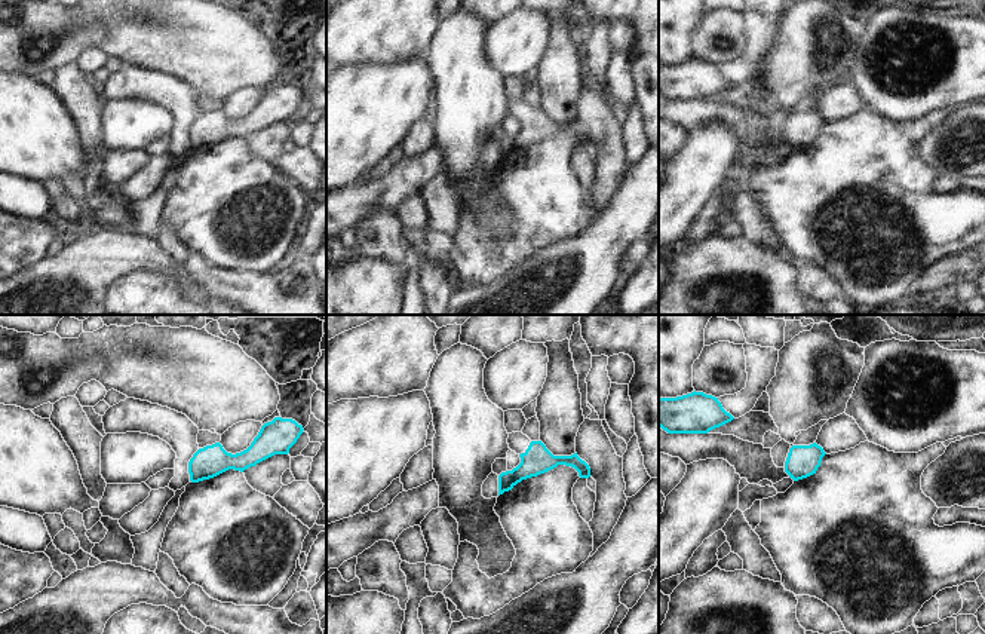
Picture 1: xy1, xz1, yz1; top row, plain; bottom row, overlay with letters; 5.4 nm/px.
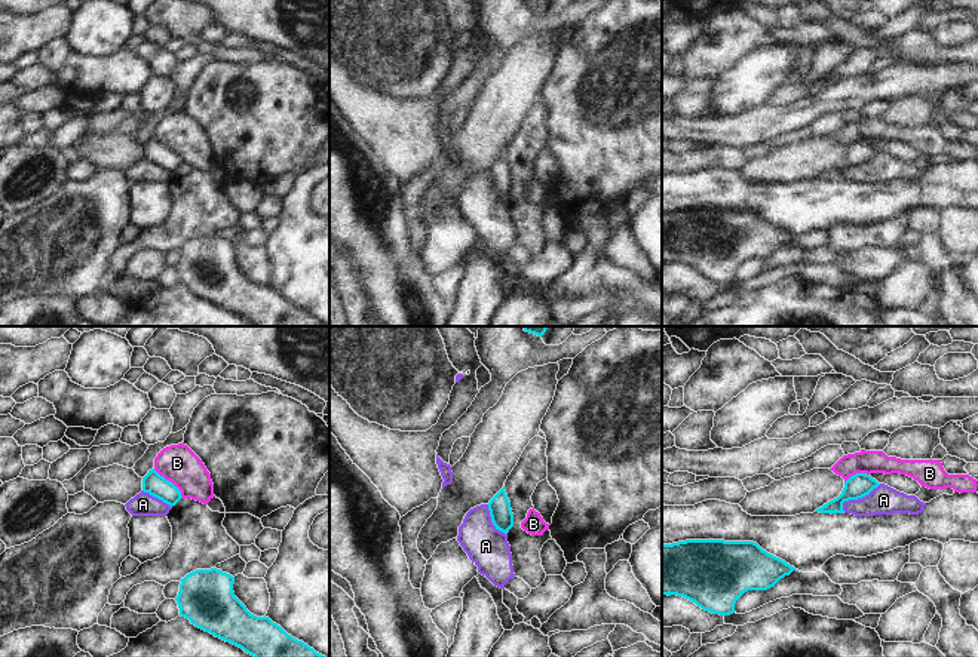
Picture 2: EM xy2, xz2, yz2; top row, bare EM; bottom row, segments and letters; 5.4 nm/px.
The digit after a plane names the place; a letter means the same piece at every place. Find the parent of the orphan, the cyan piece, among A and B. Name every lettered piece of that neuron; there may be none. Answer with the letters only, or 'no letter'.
no letter

